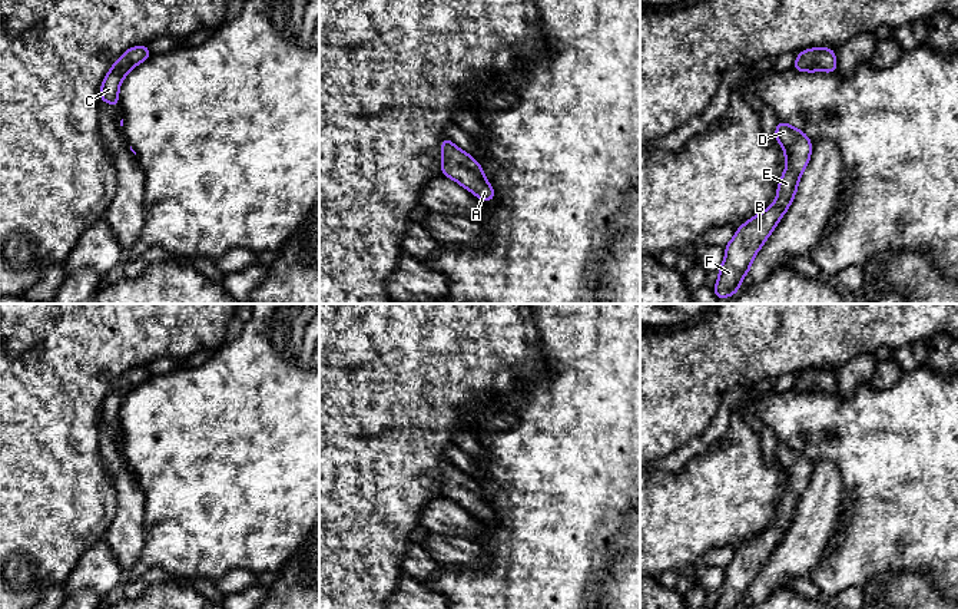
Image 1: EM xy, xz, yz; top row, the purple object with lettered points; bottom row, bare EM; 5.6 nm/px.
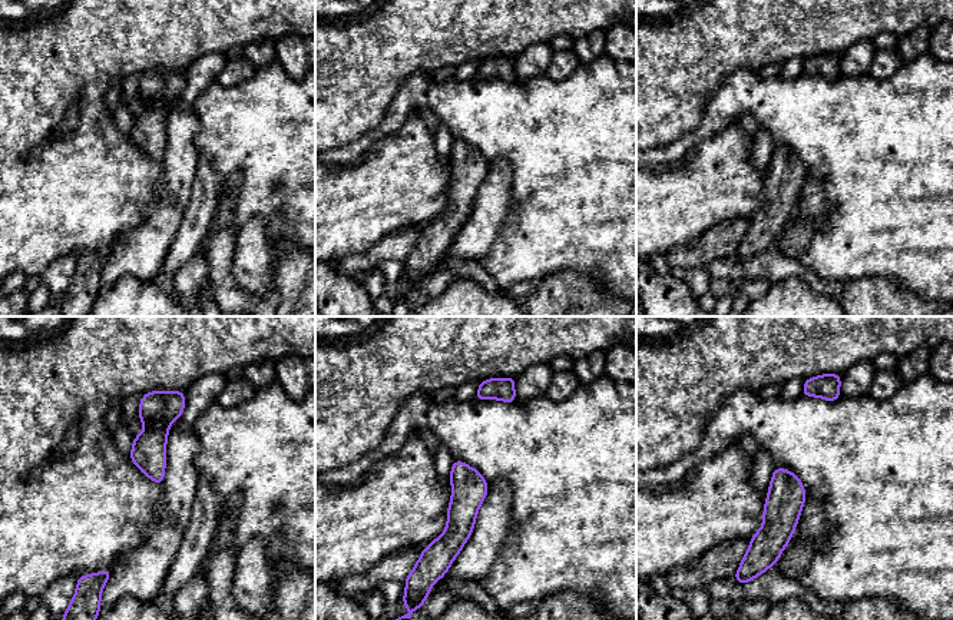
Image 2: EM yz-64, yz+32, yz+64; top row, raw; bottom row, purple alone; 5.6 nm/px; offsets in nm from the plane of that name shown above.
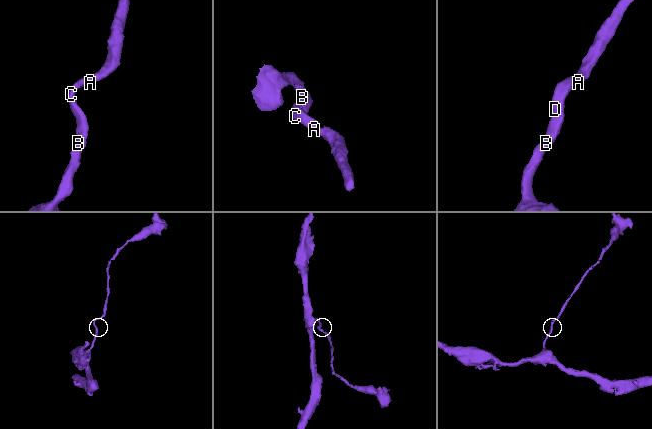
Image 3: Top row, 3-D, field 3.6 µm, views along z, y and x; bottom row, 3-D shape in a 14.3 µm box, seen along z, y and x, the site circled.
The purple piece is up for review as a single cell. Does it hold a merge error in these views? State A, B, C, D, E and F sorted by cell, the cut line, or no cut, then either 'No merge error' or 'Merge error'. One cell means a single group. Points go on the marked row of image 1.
Groups: A B C D E F. No split. No merge error

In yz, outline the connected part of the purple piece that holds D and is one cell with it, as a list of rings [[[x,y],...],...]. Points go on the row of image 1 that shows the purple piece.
[[[778,122],[775,138],[785,152],[786,163],[778,183],[776,199],[768,209],[740,225],[725,246],[726,255],[717,269],[719,278],[713,287],[717,299],[736,294],[745,275],[749,274],[756,254],[790,206],[800,175],[811,160],[812,142],[800,129],[786,122]]]

